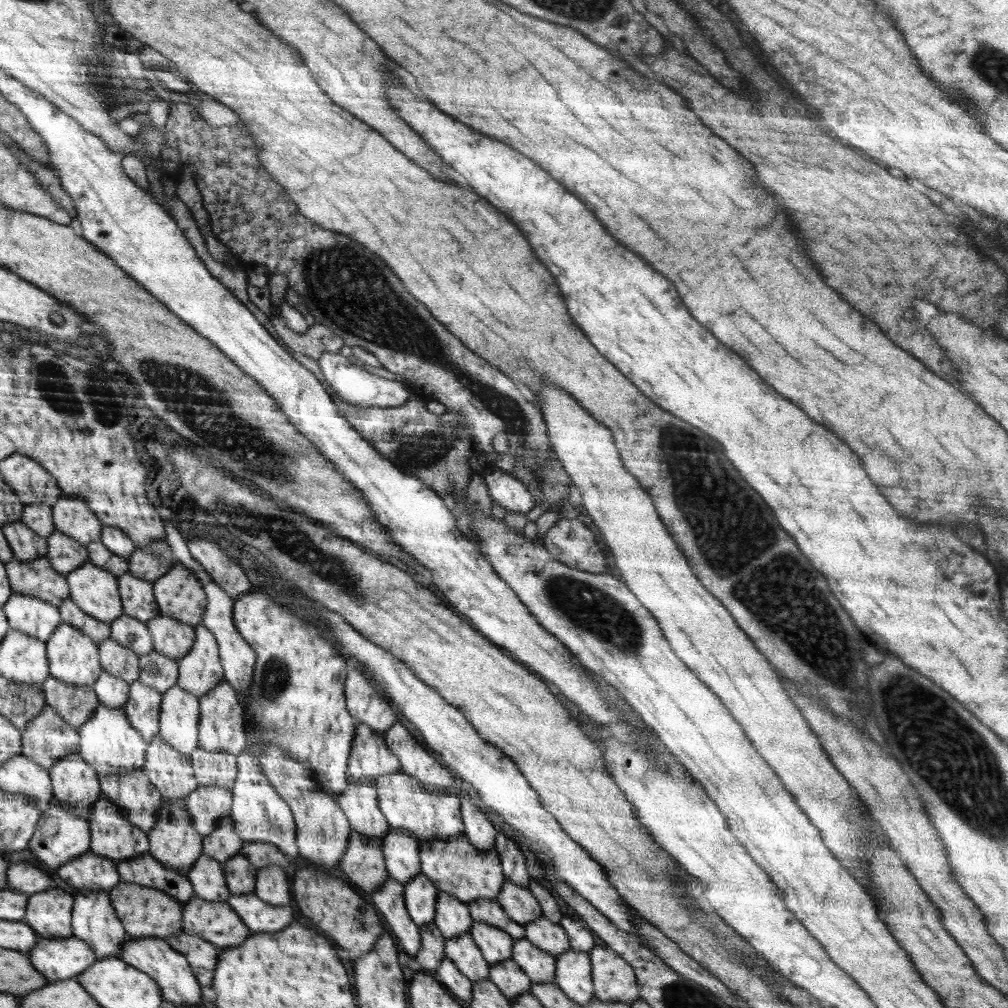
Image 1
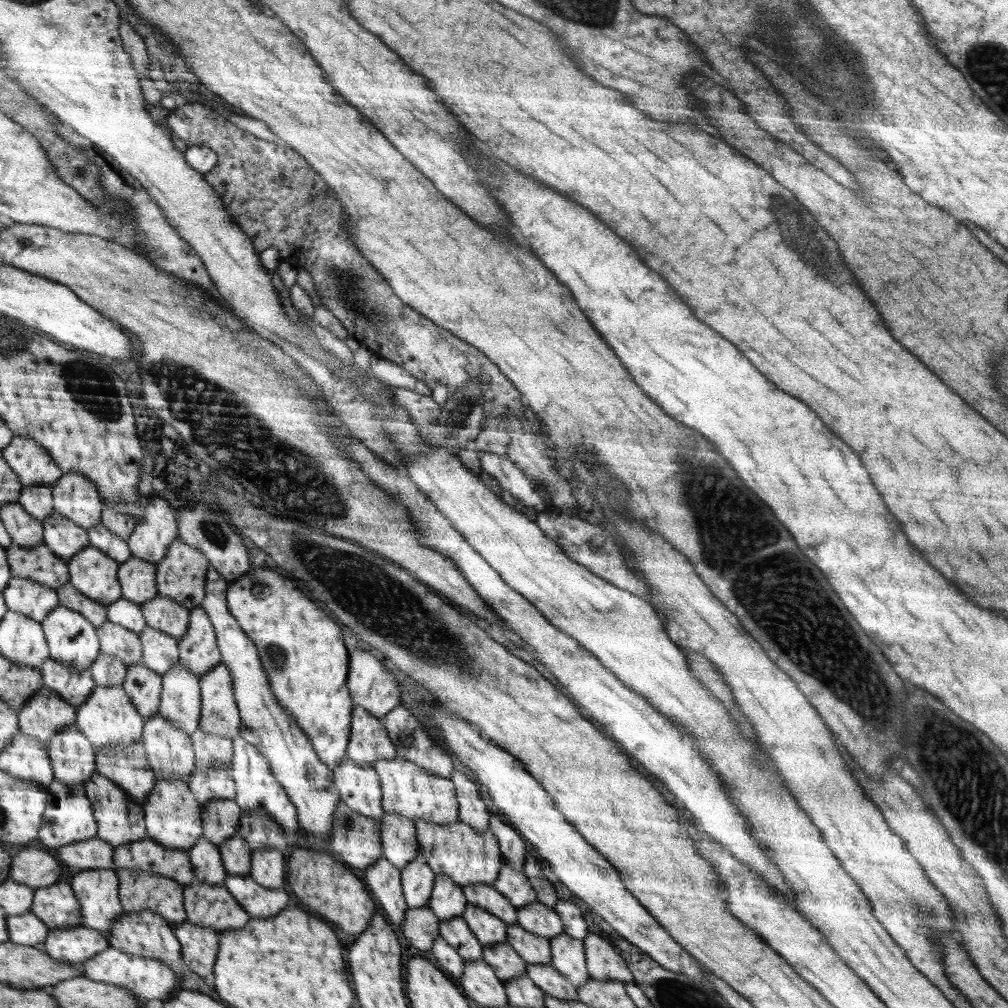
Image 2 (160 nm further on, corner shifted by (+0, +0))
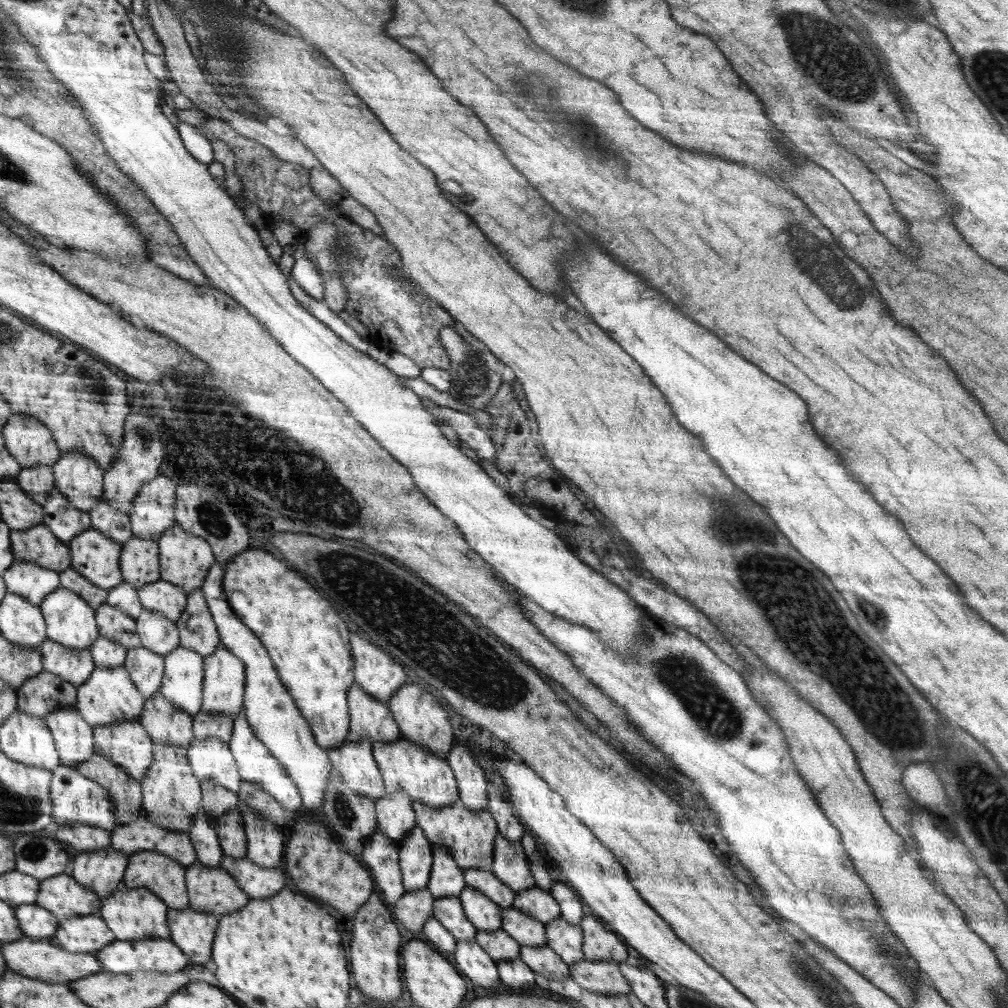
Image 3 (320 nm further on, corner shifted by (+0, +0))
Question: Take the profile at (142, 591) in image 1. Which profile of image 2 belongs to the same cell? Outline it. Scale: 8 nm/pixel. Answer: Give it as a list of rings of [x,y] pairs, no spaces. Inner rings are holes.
[[[131,555],[124,564],[119,564],[118,578],[124,600],[141,605],[159,595],[157,566],[140,558]]]

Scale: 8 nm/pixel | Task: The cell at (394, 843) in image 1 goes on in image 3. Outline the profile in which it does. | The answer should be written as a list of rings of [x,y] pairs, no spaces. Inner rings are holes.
[[[402,792],[384,795],[375,801],[378,828],[388,838],[395,840],[397,848],[400,840],[416,826],[412,805],[411,797]]]

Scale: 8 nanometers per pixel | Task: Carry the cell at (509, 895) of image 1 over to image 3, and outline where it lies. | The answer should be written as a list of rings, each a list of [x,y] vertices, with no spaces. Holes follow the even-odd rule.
[[[500,833],[495,836],[491,871],[516,893],[536,886],[530,862],[521,841],[511,841]]]

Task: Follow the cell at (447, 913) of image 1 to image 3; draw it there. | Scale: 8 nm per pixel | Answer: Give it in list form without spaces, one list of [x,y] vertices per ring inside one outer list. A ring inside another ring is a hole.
[[[431,843],[433,863],[428,890],[436,899],[458,897],[465,890],[466,873],[456,864],[452,853],[441,844]]]

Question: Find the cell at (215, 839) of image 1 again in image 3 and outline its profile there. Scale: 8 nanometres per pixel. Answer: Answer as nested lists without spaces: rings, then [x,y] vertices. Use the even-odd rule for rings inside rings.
[[[208,778],[202,782],[203,813],[207,814],[212,820],[221,817],[232,807],[238,807],[239,798],[235,792],[224,788],[215,780]]]

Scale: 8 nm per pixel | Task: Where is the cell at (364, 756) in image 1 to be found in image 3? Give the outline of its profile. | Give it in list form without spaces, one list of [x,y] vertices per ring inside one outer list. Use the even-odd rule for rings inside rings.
[[[352,683],[347,690],[347,703],[352,716],[346,740],[392,743],[402,735],[389,706],[370,696],[359,684]]]

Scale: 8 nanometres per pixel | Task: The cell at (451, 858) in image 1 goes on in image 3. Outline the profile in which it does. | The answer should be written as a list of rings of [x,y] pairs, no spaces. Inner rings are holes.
[[[458,798],[451,806],[434,808],[424,805],[423,802],[415,802],[416,816],[420,828],[431,843],[441,844],[446,847],[454,857],[456,864],[466,873],[471,868],[485,868],[489,871],[493,863],[493,848],[498,827],[488,804],[482,810],[472,812],[467,805]]]

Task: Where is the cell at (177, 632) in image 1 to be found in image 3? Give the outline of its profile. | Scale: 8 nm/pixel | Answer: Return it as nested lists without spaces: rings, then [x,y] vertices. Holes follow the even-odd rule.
[[[162,578],[157,583],[137,592],[144,609],[164,615],[173,623],[180,619],[182,612],[186,610],[188,595],[182,588],[164,582]]]

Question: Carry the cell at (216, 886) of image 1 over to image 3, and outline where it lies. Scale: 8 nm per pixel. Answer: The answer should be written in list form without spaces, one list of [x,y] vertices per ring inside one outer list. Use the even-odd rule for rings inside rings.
[[[203,811],[197,812],[187,833],[191,837],[192,844],[195,845],[199,862],[207,867],[220,867],[224,854],[214,827],[214,820]]]

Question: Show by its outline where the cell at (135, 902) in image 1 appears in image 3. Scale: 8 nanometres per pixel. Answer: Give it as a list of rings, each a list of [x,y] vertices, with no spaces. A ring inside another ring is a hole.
[[[138,851],[130,855],[129,860],[123,886],[147,888],[170,909],[184,910],[190,906],[187,869],[183,865],[158,851]]]

